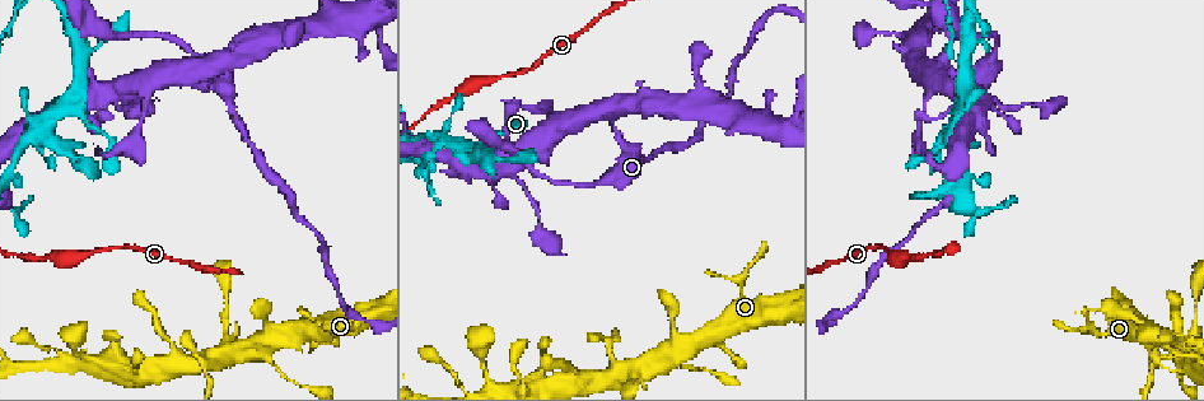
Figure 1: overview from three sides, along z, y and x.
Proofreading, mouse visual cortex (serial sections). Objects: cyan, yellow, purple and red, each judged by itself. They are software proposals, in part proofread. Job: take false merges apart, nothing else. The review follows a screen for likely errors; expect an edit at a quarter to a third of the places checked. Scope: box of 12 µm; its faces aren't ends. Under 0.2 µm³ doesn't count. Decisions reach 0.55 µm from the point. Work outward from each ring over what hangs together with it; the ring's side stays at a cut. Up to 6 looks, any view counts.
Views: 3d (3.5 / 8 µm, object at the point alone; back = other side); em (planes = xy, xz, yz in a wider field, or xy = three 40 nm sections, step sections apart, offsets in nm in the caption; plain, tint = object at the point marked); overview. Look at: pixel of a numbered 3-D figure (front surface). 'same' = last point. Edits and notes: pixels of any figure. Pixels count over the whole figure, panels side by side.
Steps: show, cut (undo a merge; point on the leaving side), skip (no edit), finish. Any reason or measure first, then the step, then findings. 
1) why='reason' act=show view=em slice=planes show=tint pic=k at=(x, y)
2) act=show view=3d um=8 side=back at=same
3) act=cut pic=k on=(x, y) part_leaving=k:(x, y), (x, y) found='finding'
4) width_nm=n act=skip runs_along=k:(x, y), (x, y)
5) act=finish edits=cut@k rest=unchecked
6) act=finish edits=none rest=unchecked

act=show view=3d um=3.5 side=back pic=1 at=(204, 357)

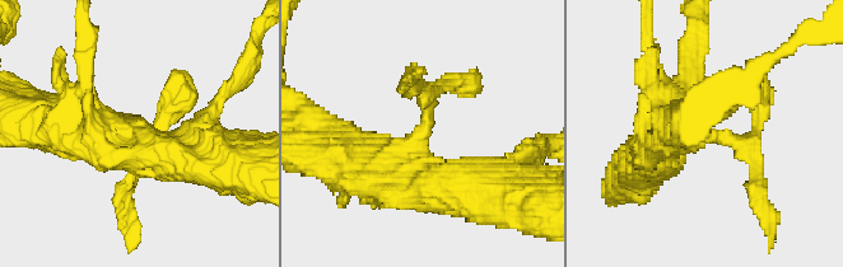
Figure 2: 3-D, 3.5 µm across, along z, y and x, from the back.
act=show view=em slice=xy step=3 show=plain pic=2 at=(711, 137)

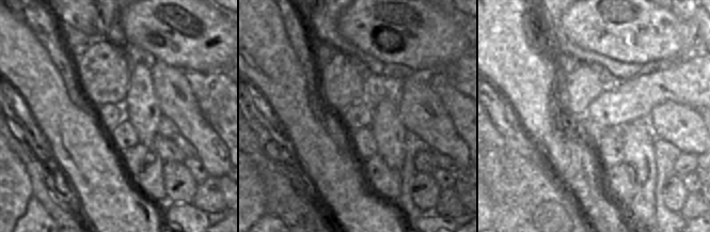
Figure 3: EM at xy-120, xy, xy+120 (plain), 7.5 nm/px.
why='where the object lies' act=show view=em slice=xy step=3 show=tint at=same

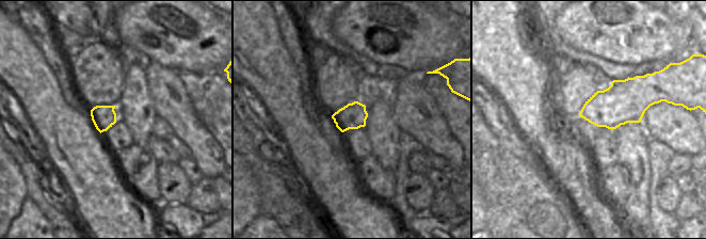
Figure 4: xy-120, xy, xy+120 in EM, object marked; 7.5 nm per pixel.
act=skip runs_along=2:(353, 171), (389, 171), (451, 83) found='all the same cell'

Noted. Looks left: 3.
why='sudden change in width' act=show view=3d um=8 pic=1 at=(449, 144)

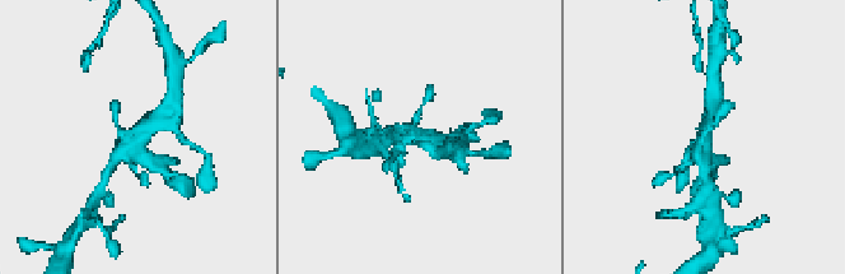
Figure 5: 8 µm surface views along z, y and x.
act=show view=3d um=3.5 pic=5 at=(138, 147)

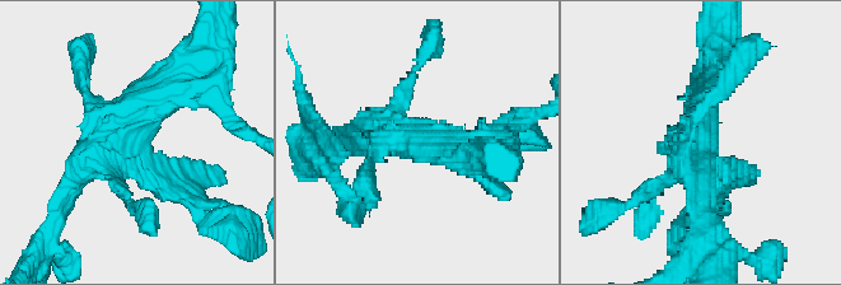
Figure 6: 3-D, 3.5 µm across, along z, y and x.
act=show view=em slice=xy step=5 show=tint pic=6 at=(705, 140)

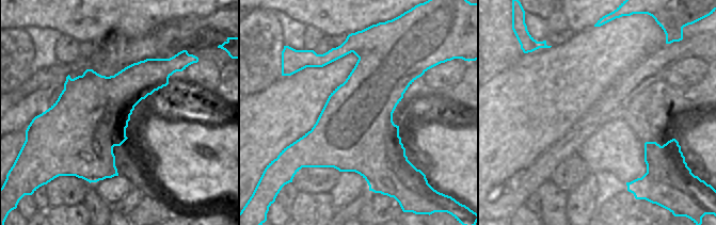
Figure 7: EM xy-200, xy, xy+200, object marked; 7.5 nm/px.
act=skip runs_along=6:(195, 90), (171, 94), (73, 188) found='continuous, no second cell'

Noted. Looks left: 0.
act=finish edits=none rest=unchecked

